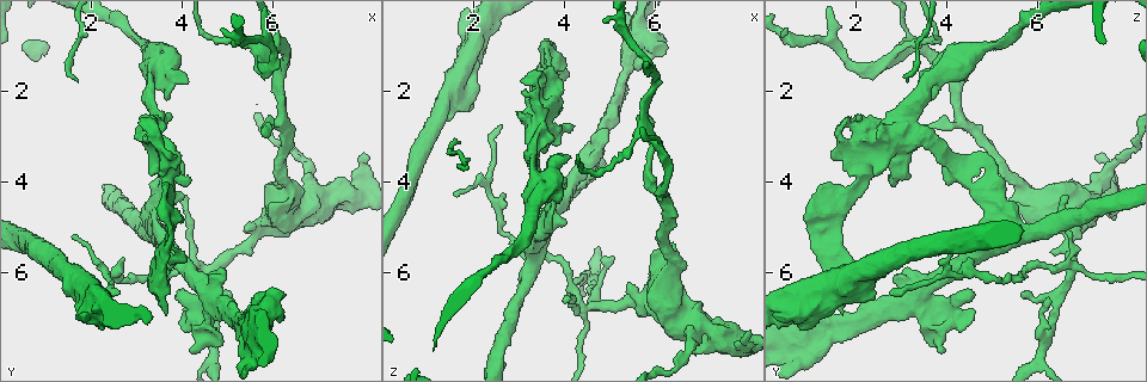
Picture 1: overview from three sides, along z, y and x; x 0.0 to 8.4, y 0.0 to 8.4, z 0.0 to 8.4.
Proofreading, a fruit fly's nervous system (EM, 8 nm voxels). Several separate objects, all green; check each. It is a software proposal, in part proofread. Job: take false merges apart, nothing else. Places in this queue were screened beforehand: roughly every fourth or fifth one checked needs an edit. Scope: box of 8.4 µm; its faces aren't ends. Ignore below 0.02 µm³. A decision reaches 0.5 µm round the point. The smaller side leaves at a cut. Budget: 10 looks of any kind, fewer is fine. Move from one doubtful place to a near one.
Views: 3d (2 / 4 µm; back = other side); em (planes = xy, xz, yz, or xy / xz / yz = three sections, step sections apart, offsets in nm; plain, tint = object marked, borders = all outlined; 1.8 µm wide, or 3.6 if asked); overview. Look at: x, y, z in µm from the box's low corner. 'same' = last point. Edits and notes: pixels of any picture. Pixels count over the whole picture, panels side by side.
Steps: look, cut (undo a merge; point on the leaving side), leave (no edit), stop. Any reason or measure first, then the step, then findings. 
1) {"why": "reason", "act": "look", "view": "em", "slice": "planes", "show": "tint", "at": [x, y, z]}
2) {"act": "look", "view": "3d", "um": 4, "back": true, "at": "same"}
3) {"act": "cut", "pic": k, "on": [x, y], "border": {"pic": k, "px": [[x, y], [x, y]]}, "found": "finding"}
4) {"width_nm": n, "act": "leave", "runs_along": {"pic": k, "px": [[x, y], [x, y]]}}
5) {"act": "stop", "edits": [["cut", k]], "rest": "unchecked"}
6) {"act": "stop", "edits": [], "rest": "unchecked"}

{"why": "touches itself", "act": "look", "view": "3d", "um": 4, "at": [3.75, 3.45, 4.45]}

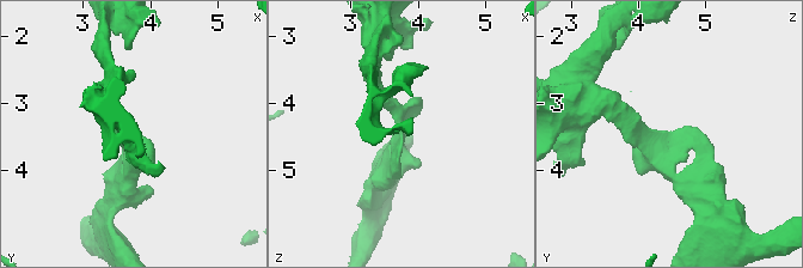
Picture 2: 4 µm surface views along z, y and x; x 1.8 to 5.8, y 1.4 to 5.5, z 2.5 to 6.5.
{"why": "need the tissue", "act": "look", "view": "em", "slice": "yz", "step": 16, "show": "tint", "at": [3.80, 3.45, 4.50]}

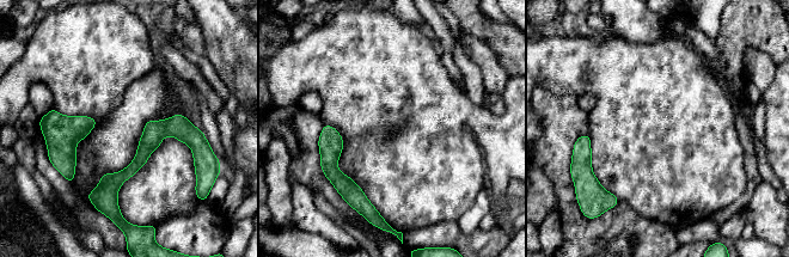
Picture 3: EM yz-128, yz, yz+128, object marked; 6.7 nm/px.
{"why": "cut it another way", "act": "look", "view": "em", "slice": "xy", "step": 16, "show": "tint", "at": "same"}

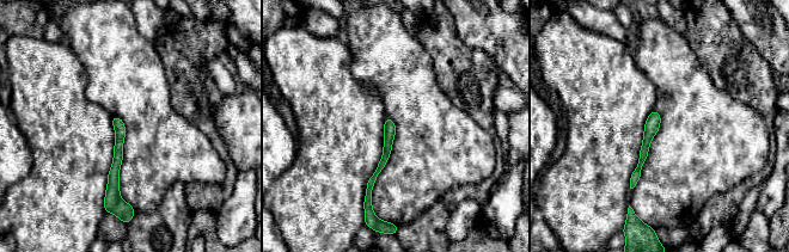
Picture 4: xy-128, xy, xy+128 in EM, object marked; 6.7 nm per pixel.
{"act": "leave", "found": "continuous, no second neuron"}

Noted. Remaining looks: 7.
{"why": "abrupt turn", "act": "look", "view": "em", "slice": "xy", "step": 8, "show": "tint", "at": [3.40, 1.75, 3.80]}

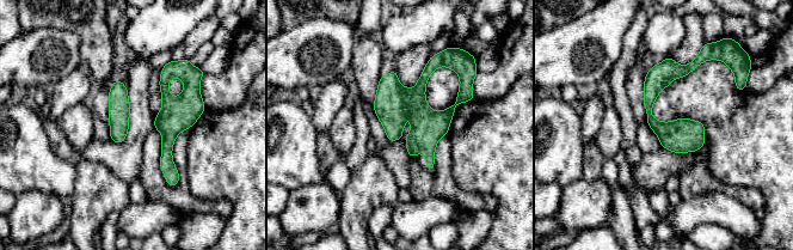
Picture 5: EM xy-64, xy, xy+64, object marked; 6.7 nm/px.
{"why": "another direction", "act": "look", "view": "em", "slice": "planes", "show": "tint", "at": "same"}

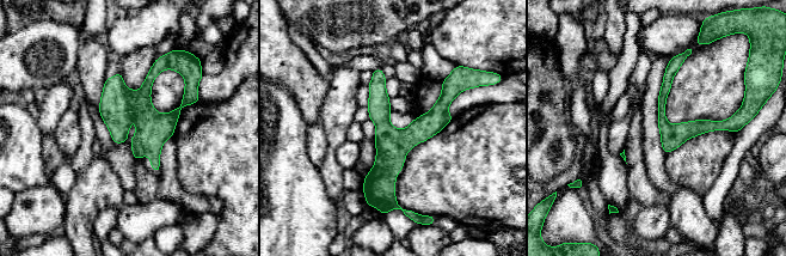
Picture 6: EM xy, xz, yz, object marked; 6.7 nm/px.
{"act": "leave", "runs_along": {"pic": 6, "px": [[447, 81], [440, 109], [390, 158], [387, 200]]}, "found": "all the same neuron"}

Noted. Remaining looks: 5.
{"why": "two arms in line, one across", "act": "look", "view": "3d", "um": 4, "at": [1.85, 6.35, 1.50]}

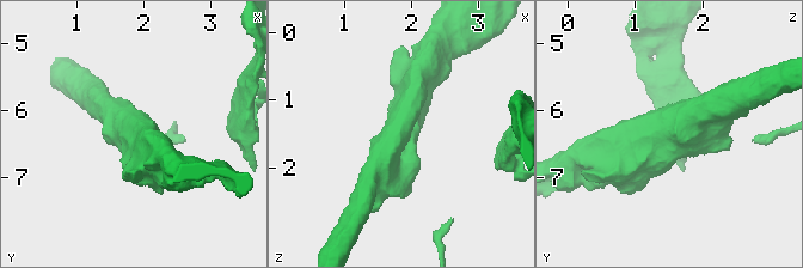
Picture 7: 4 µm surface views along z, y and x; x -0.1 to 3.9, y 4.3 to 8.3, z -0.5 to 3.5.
{"why": "need the tissue", "act": "look", "view": "em", "slice": "planes", "show": "tint", "at": [1.80, 6.40, 1.50]}

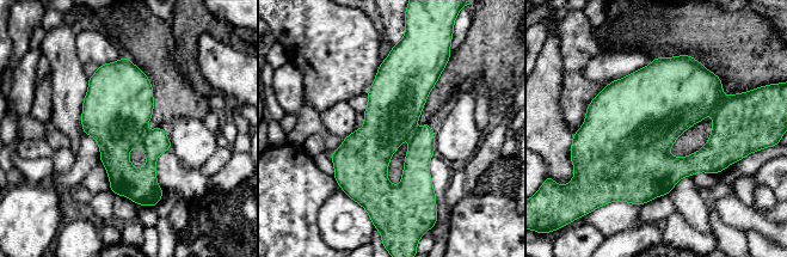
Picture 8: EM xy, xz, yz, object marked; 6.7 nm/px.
{"width_nm": 360, "act": "leave", "runs_along": {"pic": 8, "px": [[398, 61], [386, 205]]}, "found": "continuous, no second neuron"}

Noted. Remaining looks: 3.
{"why": "looks like a crossing", "act": "look", "view": "3d", "um": 4, "at": [4.60, 6.50, 3.35]}

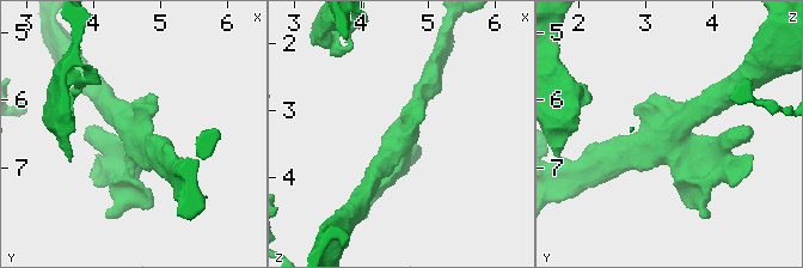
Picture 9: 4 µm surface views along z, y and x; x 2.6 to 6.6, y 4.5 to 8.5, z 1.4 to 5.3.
{"act": "look", "view": "em", "slice": "xz", "step": 16, "show": "tint", "at": [4.60, 6.55, 3.30]}

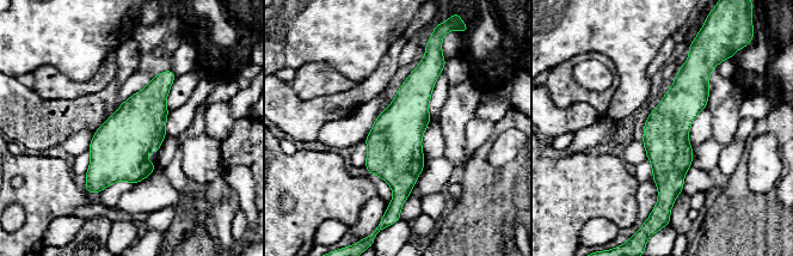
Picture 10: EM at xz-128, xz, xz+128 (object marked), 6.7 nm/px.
{"act": "look", "view": "em", "slice": "planes", "show": "tint", "at": "same"}

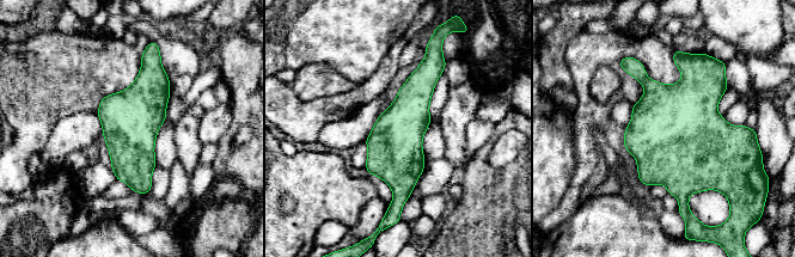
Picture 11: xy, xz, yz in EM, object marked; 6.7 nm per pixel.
{"act": "leave", "runs_along": {"pic": 11, "px": [[423, 65], [401, 128], [395, 203]]}, "found": "continuous, no second neuron"}

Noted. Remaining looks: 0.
{"act": "stop", "edits": [], "rest": "unchecked"}

